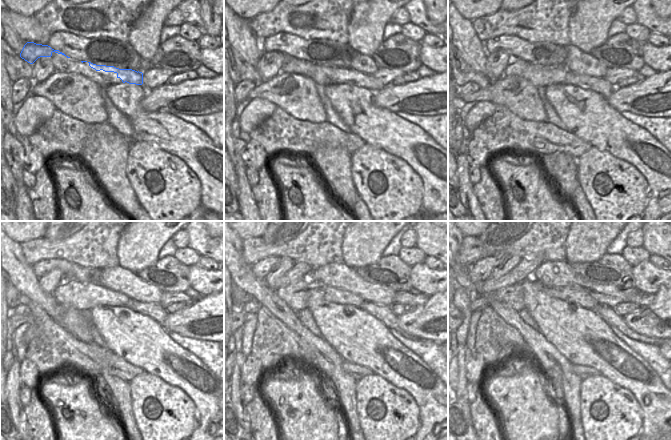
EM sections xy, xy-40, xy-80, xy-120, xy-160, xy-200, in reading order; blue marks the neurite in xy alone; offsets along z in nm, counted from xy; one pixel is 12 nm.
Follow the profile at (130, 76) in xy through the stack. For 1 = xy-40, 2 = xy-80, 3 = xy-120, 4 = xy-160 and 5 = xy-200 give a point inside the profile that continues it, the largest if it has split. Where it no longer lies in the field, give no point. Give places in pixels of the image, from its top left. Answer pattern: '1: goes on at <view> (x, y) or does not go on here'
1: goes on at xy-40 (353, 77)
2: goes on at xy-80 (599, 85)
3: goes on at xy-120 (155, 311)
4: goes on at xy-160 (383, 313)
5: goes on at xy-200 (608, 314)

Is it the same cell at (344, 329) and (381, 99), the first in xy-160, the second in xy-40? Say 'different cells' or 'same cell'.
different cells

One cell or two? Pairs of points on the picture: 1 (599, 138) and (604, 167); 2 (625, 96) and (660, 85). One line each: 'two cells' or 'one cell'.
1: two cells
2: one cell

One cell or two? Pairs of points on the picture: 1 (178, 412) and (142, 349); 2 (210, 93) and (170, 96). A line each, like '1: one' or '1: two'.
1: two
2: one

